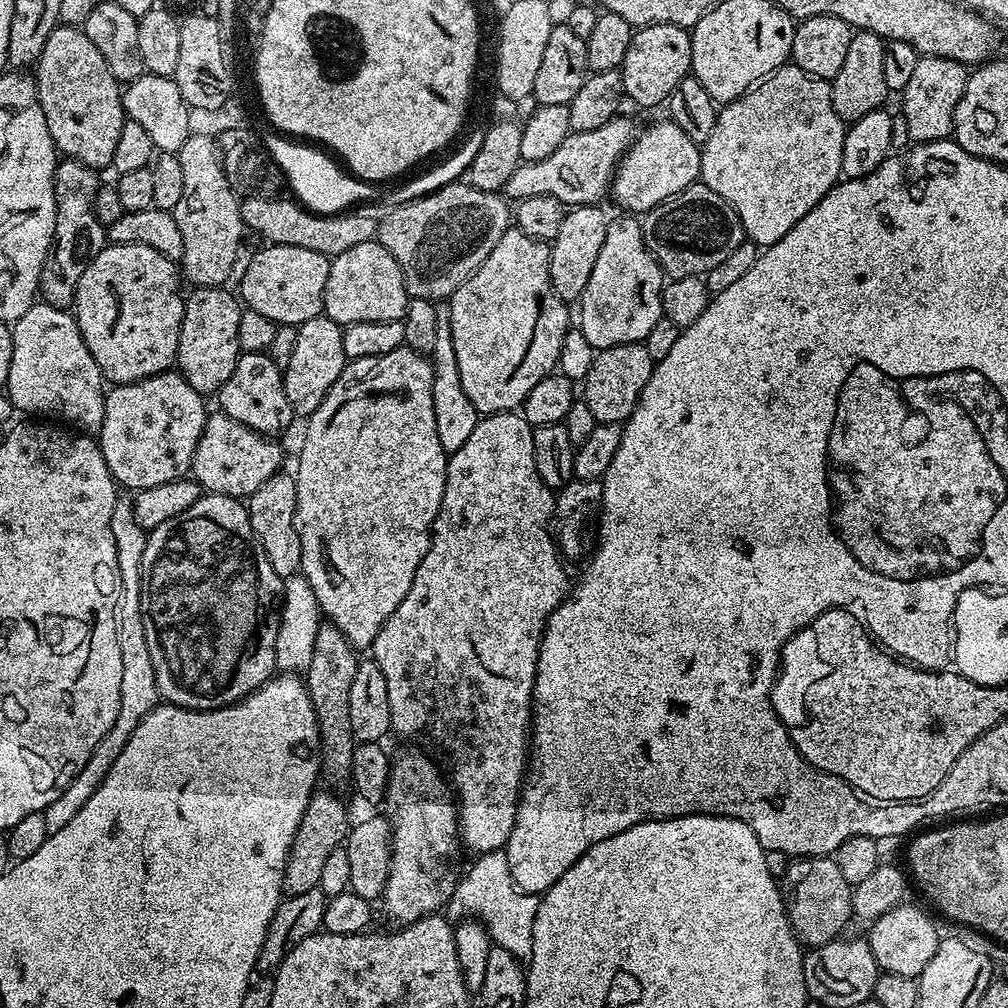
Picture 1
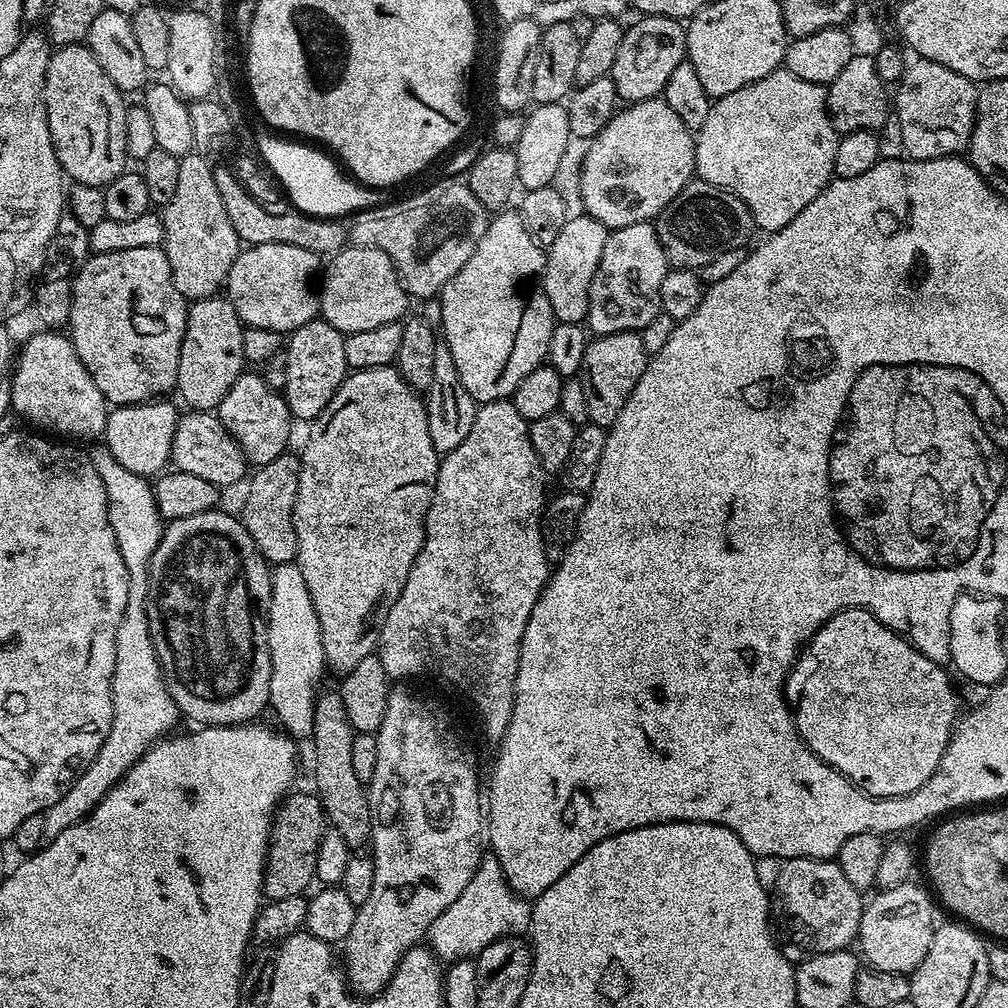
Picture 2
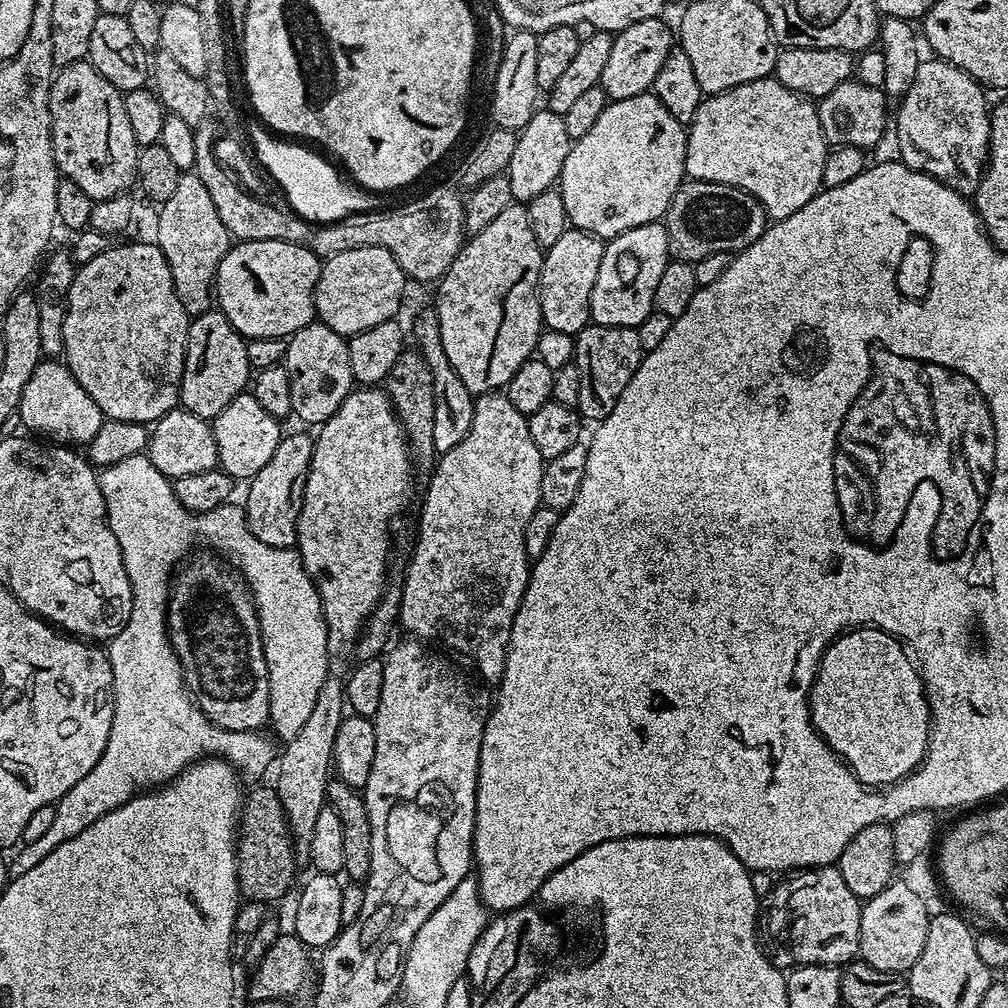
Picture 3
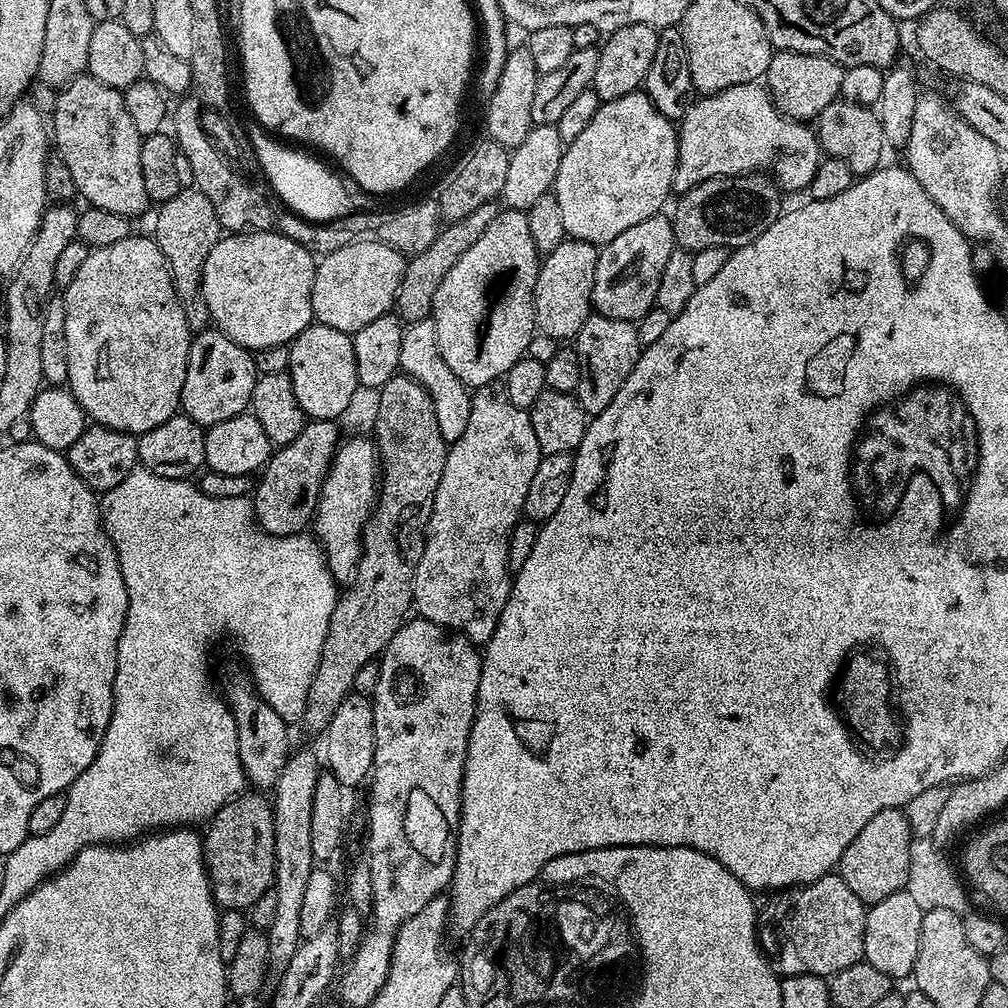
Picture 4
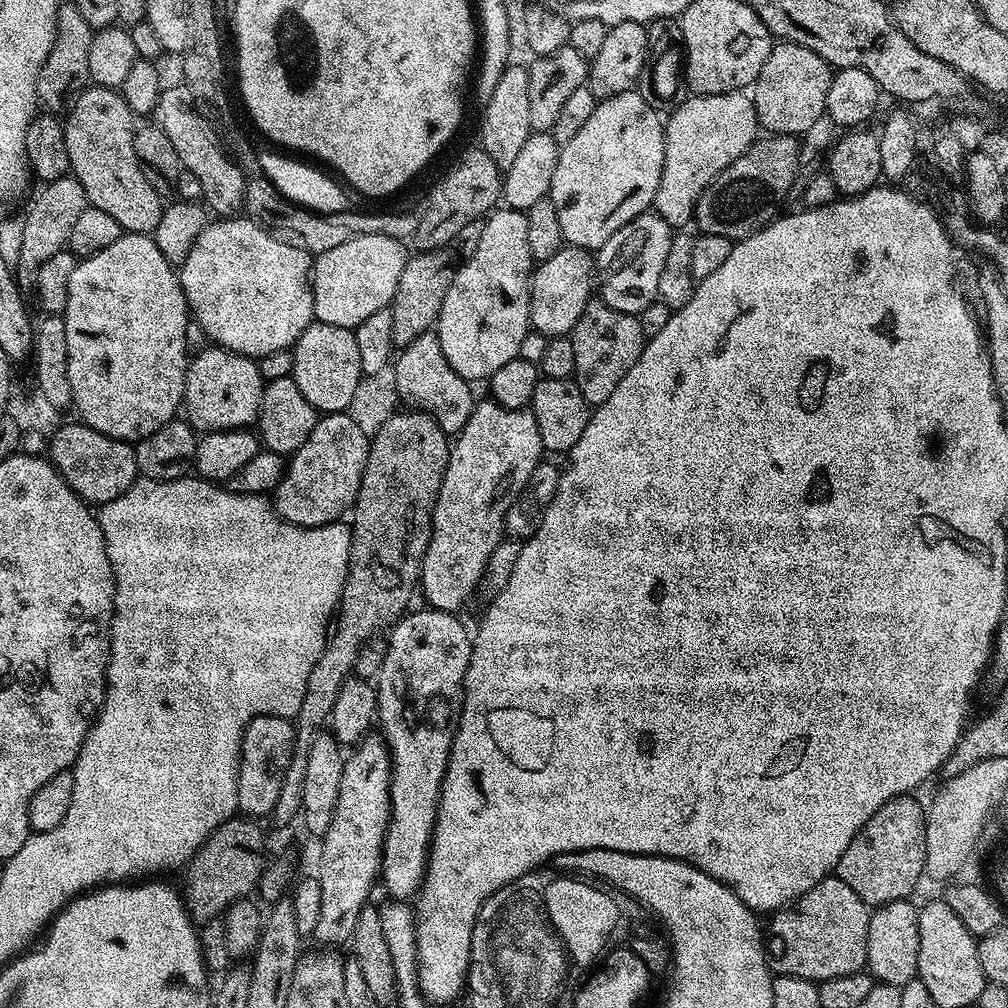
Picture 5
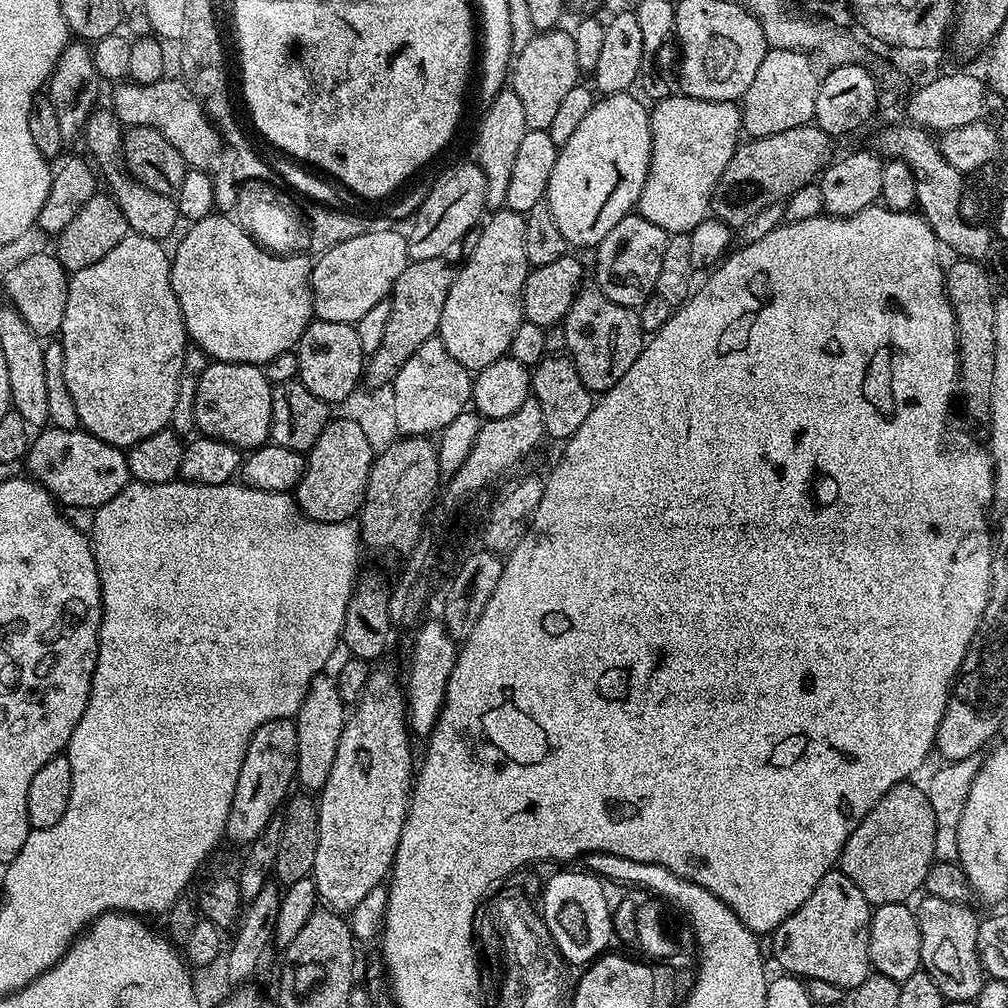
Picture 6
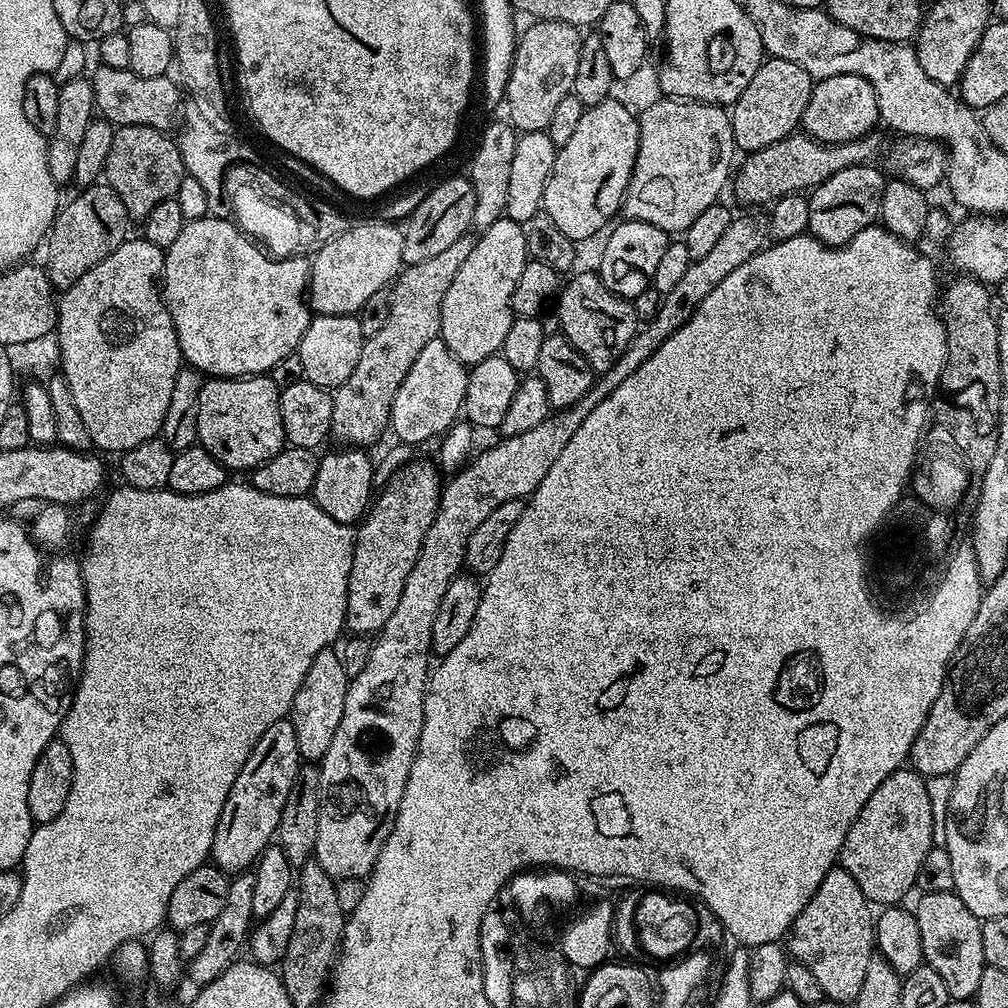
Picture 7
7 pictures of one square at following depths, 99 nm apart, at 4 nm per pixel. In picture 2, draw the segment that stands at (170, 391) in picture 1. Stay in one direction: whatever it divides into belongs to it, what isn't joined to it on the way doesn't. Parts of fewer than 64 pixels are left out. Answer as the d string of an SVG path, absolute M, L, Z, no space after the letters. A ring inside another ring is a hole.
M161 398L147 404L122 404L109 411L102 444L118 462L122 462L122 466L126 466L126 470L145 478L155 478L169 467L174 430L181 418L181 413L176 412L170 401Z

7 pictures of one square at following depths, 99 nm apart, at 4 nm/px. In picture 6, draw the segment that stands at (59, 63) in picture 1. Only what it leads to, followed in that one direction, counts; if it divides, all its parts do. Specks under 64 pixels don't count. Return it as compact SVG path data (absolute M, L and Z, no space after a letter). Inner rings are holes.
M103 106L93 110L84 124L83 140L85 146L88 147L87 155L90 157L91 163L98 169L103 183L104 180L108 183L107 191L110 193L112 201L122 210L129 229L138 236L145 236L161 242L167 241L167 236L175 230L176 224L178 225L175 199L171 196L151 192L149 188L142 186L128 175L122 163L122 125L116 119L115 114Z

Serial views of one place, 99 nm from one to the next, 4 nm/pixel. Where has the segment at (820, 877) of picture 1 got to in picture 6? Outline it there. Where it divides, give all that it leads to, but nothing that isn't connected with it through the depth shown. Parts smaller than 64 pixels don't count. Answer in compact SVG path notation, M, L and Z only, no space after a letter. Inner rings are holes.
M833 870L818 882L814 894L771 933L772 956L785 973L805 981L822 978L845 990L857 988L872 972L870 922L874 908L846 874Z

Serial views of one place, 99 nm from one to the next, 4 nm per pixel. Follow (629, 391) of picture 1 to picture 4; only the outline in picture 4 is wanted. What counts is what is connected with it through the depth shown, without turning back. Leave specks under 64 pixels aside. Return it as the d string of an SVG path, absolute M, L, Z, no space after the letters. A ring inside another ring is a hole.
M589 314L586 322L582 322L582 330L578 330L574 337L574 347L582 366L582 378L574 395L589 417L593 417L606 410L610 402L614 402L614 394L622 390L622 382L630 378L630 370L634 370L638 362L642 345L633 321Z

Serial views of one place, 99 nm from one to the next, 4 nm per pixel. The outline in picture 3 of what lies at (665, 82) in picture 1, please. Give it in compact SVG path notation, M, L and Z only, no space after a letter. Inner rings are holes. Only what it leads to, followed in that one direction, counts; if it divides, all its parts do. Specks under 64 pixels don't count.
M655 16L642 22L634 22L634 26L626 26L626 30L615 33L610 46L610 58L602 69L599 87L608 96L609 101L622 98L634 98L638 94L649 91L658 78L658 70L662 70L662 62L666 62L666 54L674 47L674 32L668 29L664 18Z

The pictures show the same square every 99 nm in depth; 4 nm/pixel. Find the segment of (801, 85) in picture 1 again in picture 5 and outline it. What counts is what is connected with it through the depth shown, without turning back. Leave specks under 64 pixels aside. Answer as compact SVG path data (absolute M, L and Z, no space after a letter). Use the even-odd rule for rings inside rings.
M747 91L689 95L664 120L664 165L654 205L656 215L673 226L689 223L706 186L757 139L756 111Z

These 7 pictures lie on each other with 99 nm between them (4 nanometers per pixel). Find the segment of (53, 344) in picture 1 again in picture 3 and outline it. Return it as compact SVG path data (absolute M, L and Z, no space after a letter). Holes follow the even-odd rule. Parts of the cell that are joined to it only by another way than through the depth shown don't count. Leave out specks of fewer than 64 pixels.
M41 359L34 374L30 374L30 382L26 382L26 390L22 390L18 420L29 428L29 433L45 441L61 446L87 446L105 419L102 410L98 410L98 402L78 386L78 378L74 378L68 365L59 359Z

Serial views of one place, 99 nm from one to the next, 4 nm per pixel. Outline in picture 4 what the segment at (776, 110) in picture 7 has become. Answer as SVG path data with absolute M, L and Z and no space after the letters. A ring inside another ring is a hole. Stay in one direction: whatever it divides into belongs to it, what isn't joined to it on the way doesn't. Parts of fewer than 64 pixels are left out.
M776 50L770 58L766 87L772 95L774 106L783 116L789 116L791 120L812 122L822 114L822 110L826 110L826 106L830 106L830 102L834 102L840 96L845 71L843 64L825 56Z

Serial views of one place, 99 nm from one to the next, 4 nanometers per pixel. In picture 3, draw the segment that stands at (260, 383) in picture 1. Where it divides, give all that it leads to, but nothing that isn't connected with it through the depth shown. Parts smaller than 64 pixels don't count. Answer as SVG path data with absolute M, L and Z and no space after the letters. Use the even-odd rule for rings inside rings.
M245 390L210 421L214 434L214 446L218 446L218 467L233 481L249 482L262 466L269 462L277 450L282 437L281 421L270 414L252 395Z

